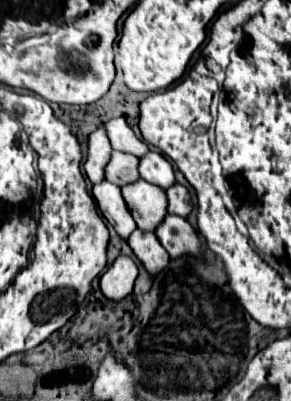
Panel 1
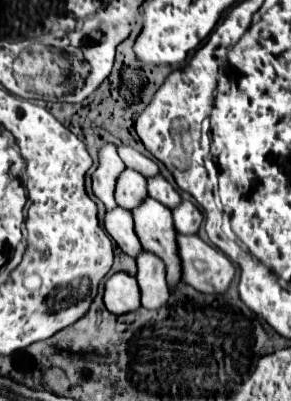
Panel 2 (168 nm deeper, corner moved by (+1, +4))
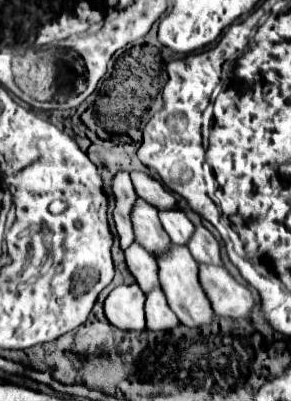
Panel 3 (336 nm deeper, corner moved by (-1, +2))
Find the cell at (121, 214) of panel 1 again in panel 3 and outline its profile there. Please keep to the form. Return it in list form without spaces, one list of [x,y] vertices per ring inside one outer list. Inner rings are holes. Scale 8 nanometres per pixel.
[[[133,243],[127,251],[125,251],[125,259],[127,259],[127,267],[131,271],[131,275],[135,277],[137,285],[141,287],[143,293],[151,291],[151,287],[159,287],[159,267],[155,263],[155,259],[139,245]]]

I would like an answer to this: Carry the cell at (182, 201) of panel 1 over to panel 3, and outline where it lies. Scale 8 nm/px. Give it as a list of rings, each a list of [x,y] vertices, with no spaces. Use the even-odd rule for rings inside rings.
[[[203,225],[195,227],[195,235],[191,237],[187,247],[197,263],[211,263],[219,267],[223,265],[221,255],[219,255],[219,243]]]

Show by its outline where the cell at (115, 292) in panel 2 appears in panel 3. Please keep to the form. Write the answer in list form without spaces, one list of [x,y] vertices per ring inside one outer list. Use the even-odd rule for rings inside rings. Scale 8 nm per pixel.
[[[137,285],[115,287],[105,299],[105,317],[121,331],[145,329],[145,295]]]

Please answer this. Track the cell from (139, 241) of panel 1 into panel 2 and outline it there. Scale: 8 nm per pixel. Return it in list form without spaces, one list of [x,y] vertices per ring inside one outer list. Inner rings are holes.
[[[141,251],[137,255],[137,281],[141,287],[141,305],[147,309],[157,309],[167,303],[169,297],[169,285],[167,285],[167,273],[165,263],[161,257],[149,251]]]

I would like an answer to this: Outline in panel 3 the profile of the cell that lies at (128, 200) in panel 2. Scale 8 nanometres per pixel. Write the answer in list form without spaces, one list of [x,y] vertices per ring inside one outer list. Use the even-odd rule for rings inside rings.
[[[137,199],[131,217],[133,217],[137,243],[153,257],[155,257],[155,251],[159,251],[159,247],[167,247],[167,243],[171,243],[169,235],[163,231],[163,225],[159,223],[157,209],[153,205],[145,203],[143,199]]]

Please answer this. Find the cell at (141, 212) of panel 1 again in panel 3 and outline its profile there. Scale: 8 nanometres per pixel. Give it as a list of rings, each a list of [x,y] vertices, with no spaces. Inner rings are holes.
[[[171,245],[169,251],[165,251],[157,257],[157,263],[159,263],[159,279],[161,279],[163,293],[167,297],[169,307],[179,317],[179,321],[185,327],[195,327],[195,329],[211,325],[213,323],[213,309],[211,309],[209,299],[199,283],[199,265],[191,257],[189,249],[181,247],[181,245]]]

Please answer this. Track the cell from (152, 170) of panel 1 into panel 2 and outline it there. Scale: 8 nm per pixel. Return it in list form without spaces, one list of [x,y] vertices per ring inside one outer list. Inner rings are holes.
[[[157,173],[157,177],[149,177],[147,179],[147,191],[149,191],[151,197],[155,197],[157,201],[161,201],[169,209],[173,209],[175,205],[179,205],[179,201],[181,201],[177,189],[161,173]]]

